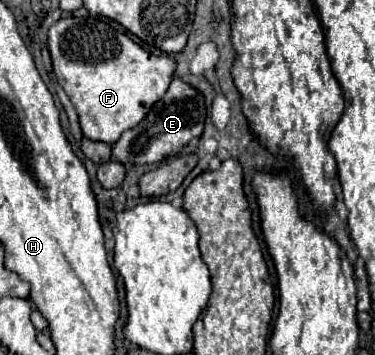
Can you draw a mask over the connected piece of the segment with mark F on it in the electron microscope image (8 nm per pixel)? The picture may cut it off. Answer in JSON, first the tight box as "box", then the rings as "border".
{"box":[47,19,175,145],"border":[[[59,19],[47,33],[47,49],[57,83],[79,115],[83,137],[111,145],[125,129],[143,121],[147,111],[163,97],[175,71],[171,57],[149,55],[117,23],[107,19]]]}

